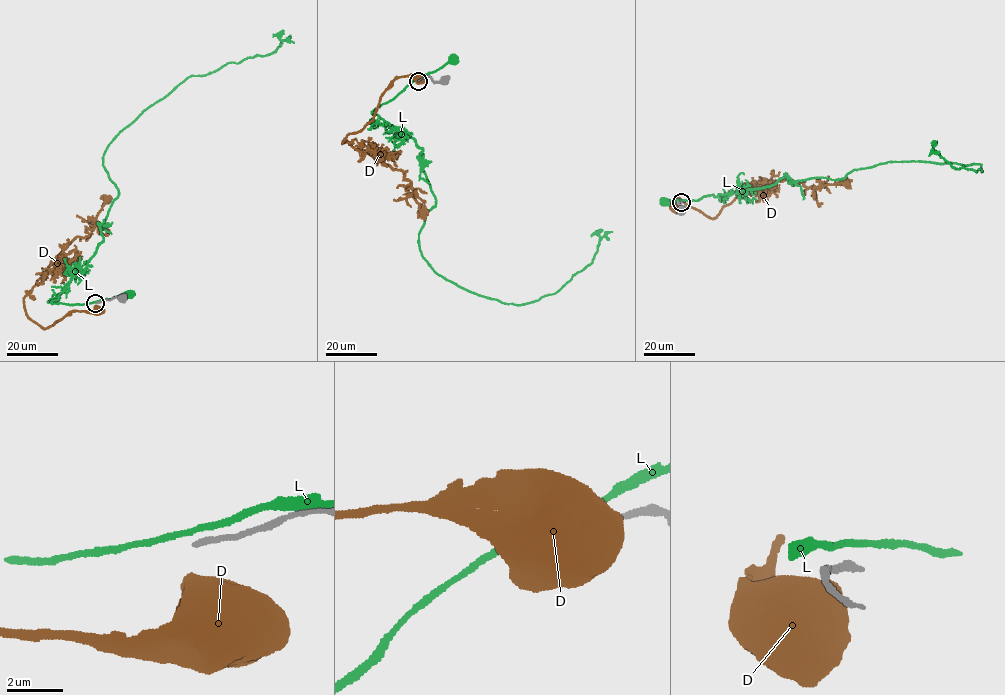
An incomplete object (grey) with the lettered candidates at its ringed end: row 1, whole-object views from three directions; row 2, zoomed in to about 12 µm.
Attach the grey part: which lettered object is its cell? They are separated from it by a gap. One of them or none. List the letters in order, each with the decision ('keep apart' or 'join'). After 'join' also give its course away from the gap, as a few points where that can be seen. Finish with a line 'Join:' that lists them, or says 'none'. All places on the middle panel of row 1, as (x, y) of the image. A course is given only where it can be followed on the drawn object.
D: keep apart
L: keep apart
Join: none

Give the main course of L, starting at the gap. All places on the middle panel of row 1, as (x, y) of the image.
L: (417, 79), (453, 60)

